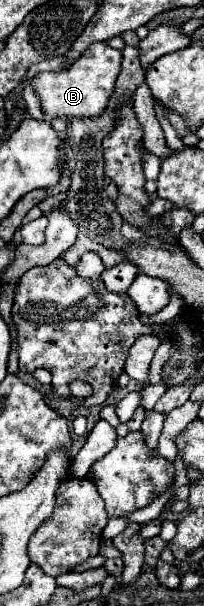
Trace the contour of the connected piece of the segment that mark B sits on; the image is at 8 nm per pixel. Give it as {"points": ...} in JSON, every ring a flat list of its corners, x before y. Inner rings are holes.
{"points":[[92,43,70,67,58,73,50,73,50,71,36,73,32,77,32,87,40,99,44,115,48,119,100,115,106,109,110,95,114,93,114,85,120,73,120,63,122,63,122,51,112,49,106,43]]}

